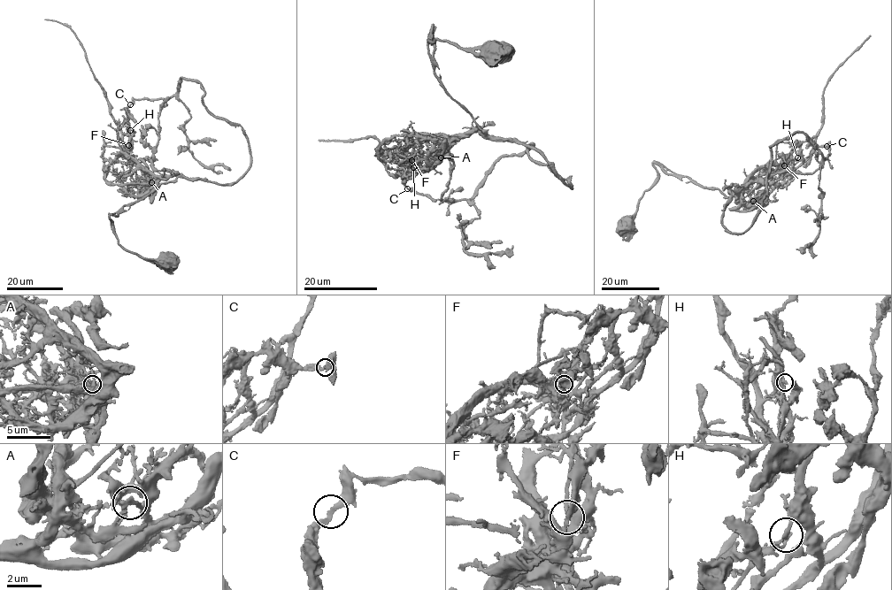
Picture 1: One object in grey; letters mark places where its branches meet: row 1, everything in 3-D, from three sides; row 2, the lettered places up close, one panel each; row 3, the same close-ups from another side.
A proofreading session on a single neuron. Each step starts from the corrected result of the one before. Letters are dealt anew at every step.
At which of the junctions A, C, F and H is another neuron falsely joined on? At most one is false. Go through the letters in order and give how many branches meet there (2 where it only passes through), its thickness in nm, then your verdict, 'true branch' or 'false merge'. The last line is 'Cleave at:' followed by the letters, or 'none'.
A: branches 2; calibre 240 nm; true branch
C: branches 2; calibre 240 nm; true branch
F: branches 2; calibre 240 nm; true branch
H: branches 2; calibre 180 nm; false merge
Cleave at: H

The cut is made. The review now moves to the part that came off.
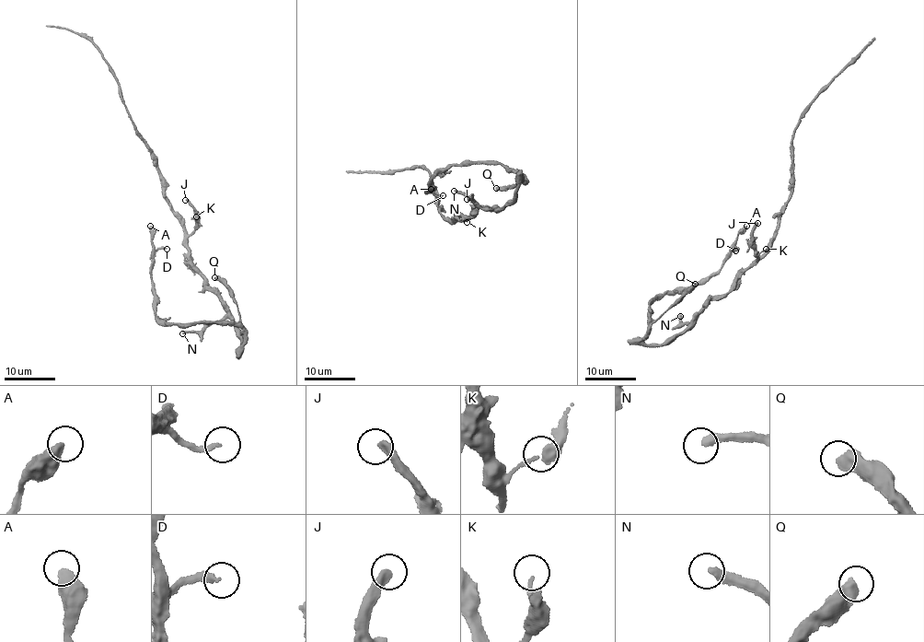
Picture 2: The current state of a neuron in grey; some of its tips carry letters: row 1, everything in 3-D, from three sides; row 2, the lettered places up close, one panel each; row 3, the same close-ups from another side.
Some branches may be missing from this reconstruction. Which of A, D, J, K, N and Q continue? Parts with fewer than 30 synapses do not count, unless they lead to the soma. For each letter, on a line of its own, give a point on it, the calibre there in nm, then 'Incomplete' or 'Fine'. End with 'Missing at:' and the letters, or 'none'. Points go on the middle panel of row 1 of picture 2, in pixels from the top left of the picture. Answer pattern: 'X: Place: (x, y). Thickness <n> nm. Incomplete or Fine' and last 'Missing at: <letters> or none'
A: Place: (431, 189). Thickness 600 nm. Fine
D: Place: (443, 195). Thickness 200 nm. Fine
J: Place: (467, 199). Thickness 300 nm. Fine
K: Place: (467, 222). Thickness 140 nm. Fine
N: Place: (454, 191). Thickness 360 nm. Fine
Q: Place: (496, 188). Thickness 550 nm. Fine
Missing at: none

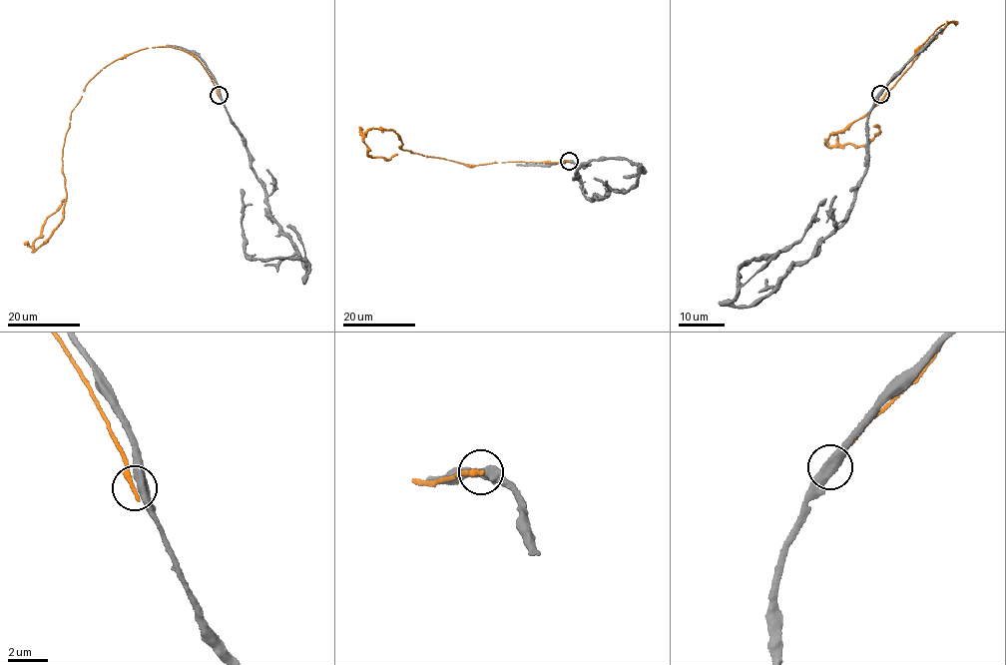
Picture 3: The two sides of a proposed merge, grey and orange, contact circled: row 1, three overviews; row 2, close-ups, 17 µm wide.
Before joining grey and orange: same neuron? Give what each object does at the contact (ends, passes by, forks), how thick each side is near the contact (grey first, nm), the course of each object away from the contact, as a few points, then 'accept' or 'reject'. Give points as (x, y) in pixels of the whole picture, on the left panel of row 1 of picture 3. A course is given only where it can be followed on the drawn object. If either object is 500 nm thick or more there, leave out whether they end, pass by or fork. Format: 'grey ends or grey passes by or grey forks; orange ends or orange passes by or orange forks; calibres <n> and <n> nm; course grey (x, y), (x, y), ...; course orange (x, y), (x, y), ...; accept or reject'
grey passes by; orange ends; calibres 480 and 280 nm; course grey (219, 95), (271, 216), (289, 235), (306, 277), (306, 262), (245, 253), (241, 189); course orange (219, 95), (183, 50), (146, 47), (109, 63), (72, 112), (62, 218), (34, 251), (43, 222), (67, 200); reject

